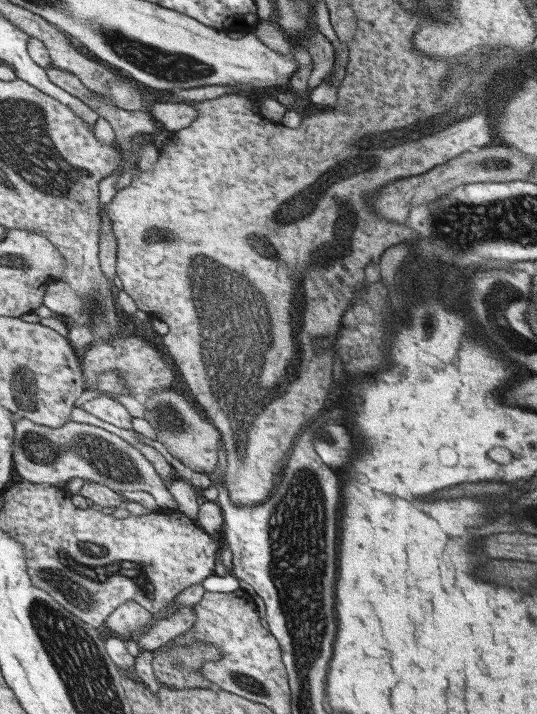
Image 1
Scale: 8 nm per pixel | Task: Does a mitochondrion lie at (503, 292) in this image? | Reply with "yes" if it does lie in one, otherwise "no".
yes

